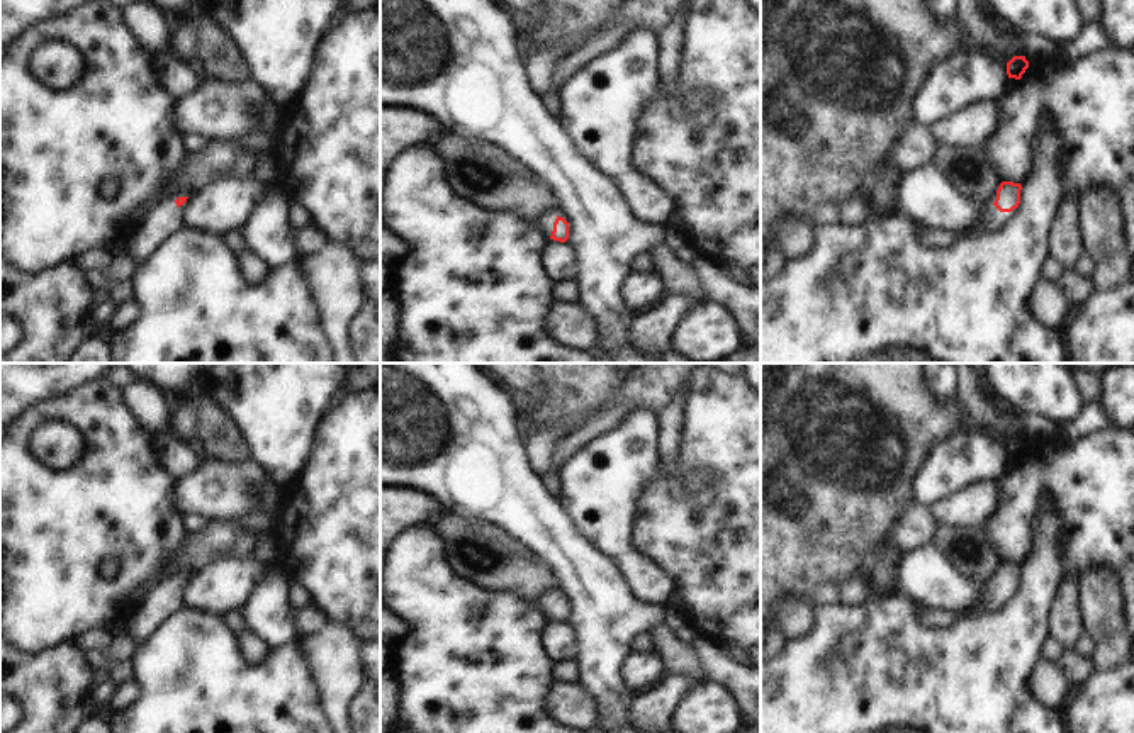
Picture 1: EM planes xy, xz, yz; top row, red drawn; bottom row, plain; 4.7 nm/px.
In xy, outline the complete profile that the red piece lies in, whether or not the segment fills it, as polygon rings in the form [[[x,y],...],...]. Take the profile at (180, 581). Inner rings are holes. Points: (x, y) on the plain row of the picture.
[[[178,577],[175,582],[163,579],[153,585],[148,596],[132,606],[126,619],[126,636],[138,646],[149,636],[168,616],[183,607],[177,597],[177,589],[187,582],[188,577]]]

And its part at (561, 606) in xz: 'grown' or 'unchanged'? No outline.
grown

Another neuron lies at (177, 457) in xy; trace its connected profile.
[[[171,429],[151,436],[151,451],[158,467],[171,480],[199,470],[207,460],[194,441],[180,438]]]

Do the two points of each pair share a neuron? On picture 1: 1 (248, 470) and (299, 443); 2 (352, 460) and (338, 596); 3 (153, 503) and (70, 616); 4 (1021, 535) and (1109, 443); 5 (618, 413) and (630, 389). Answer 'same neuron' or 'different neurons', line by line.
1: different neurons
2: same neuron
3: same neuron
4: same neuron
5: different neurons

